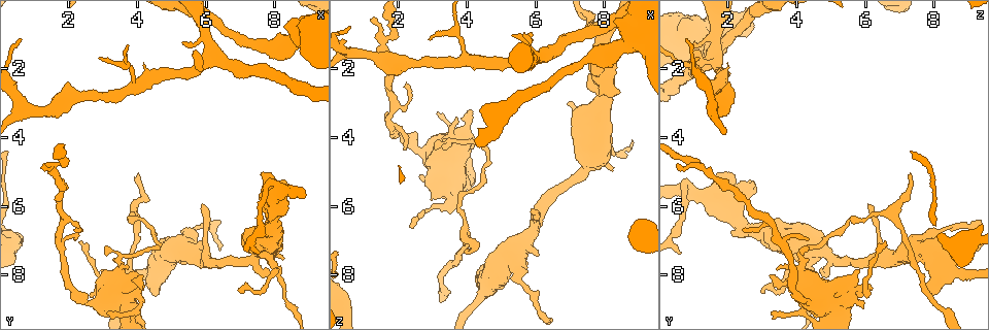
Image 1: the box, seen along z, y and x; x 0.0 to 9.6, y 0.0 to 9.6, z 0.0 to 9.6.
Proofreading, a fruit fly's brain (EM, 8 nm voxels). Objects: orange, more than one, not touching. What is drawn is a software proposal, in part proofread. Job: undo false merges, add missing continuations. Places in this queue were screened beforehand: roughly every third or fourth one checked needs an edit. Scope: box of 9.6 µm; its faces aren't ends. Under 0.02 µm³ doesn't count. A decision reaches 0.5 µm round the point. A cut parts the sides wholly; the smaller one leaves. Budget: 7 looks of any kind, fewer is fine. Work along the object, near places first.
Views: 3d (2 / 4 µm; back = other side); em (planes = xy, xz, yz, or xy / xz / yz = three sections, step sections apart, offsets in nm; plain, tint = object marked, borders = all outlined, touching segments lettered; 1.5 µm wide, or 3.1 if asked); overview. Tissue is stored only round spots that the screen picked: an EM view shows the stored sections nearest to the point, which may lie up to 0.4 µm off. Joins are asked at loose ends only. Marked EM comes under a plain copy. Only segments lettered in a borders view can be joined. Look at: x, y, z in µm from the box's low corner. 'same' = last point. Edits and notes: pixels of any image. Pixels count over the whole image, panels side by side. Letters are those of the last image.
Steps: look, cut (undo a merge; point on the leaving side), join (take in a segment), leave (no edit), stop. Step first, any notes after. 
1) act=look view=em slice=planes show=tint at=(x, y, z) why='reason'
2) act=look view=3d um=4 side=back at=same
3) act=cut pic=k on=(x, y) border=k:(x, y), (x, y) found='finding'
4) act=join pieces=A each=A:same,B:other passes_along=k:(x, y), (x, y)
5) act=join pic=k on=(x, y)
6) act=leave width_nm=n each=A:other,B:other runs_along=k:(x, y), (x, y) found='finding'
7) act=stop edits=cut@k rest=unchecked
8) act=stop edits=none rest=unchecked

act=look view=3d um=4 at=(3.55, 7.55, 4.20) why='thick turns thin'

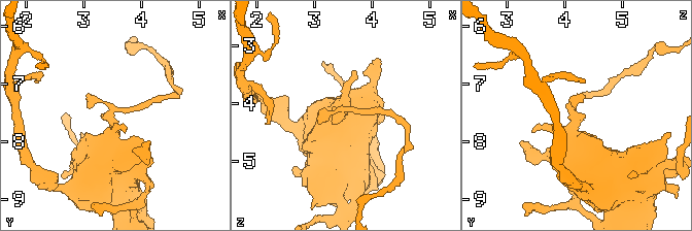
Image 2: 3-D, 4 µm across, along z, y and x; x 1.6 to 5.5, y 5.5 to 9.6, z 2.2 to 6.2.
act=look view=em slice=xy step=4 show=tint at=(3.50, 7.65, 4.15)

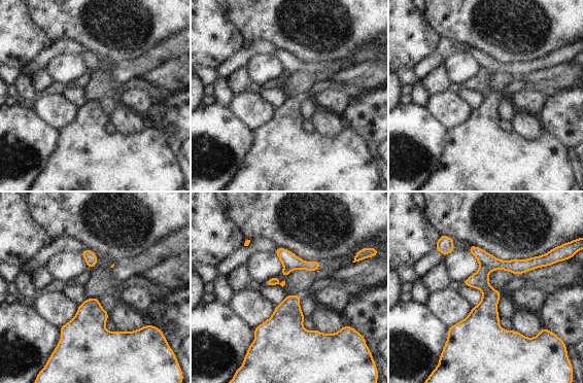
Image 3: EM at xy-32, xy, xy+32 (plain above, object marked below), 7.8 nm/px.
act=look view=em slice=planes show=borders at=same

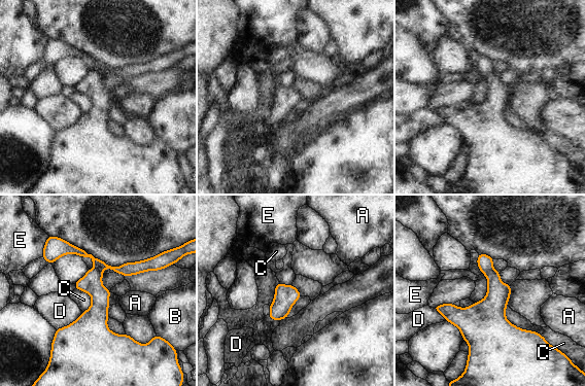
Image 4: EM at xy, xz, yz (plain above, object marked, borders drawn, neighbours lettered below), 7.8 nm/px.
act=cut pic=4 on=(485, 262) longest_contact=C:420nm each=A:other,B:other,C:other,D:other,E:other border=4:(492, 269), (484, 274) found='two neurons meet here'

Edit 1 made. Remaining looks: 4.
act=look view=em slice=xy step=8 show=tint at=(7.85, 7.95, 4.75) why='branch stops here'

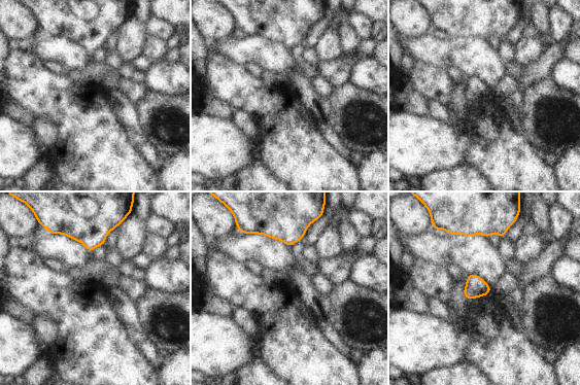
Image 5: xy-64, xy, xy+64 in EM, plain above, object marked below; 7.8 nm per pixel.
act=look view=em slice=planes show=borders at=same

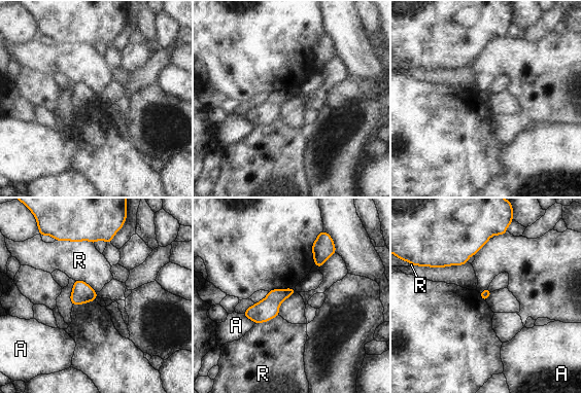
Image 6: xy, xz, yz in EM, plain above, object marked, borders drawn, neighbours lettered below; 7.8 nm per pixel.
act=leave each=A:other,R:other border=6:(56, 240), (91, 241), (94, 244) found='none of them fits'

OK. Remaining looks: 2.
act=stop edits=cut@4 rest=unchecked

